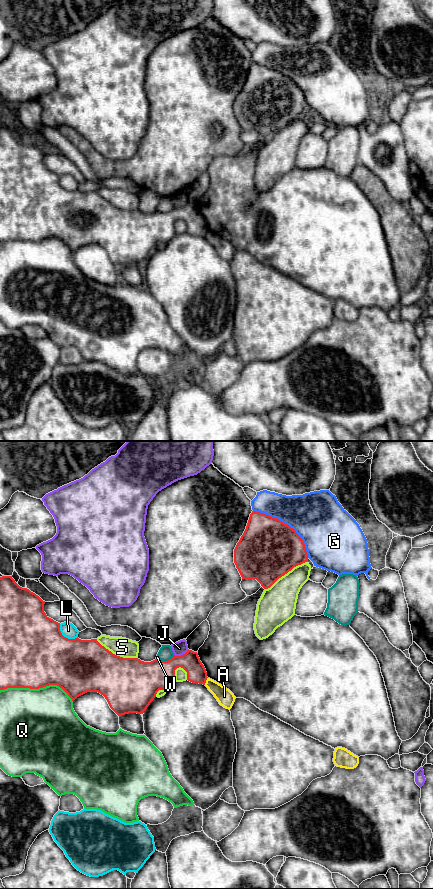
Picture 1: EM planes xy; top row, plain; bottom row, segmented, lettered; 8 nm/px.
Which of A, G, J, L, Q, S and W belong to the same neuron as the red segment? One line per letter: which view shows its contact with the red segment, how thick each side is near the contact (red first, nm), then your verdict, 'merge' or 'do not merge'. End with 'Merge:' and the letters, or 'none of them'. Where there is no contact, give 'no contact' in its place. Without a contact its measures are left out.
A: xy | 160/140 nm | do not merge
G: xy | 480/400 nm | do not merge
J: xy | 240/120 nm | do not merge
L: xy | 480/120 nm | do not merge
Q: xy | 500/500 nm | do not merge
S: xy | 420/150 nm | do not merge
W: xy | 320/120 nm | do not merge
Merge: none of them

